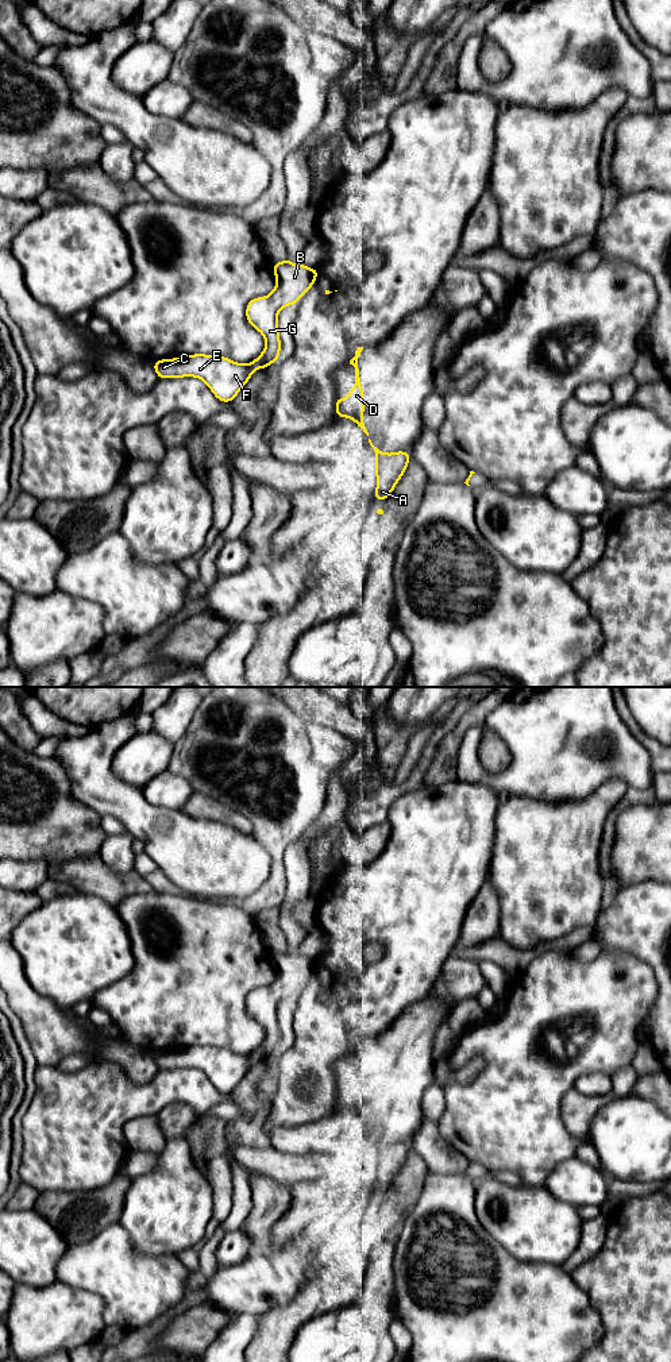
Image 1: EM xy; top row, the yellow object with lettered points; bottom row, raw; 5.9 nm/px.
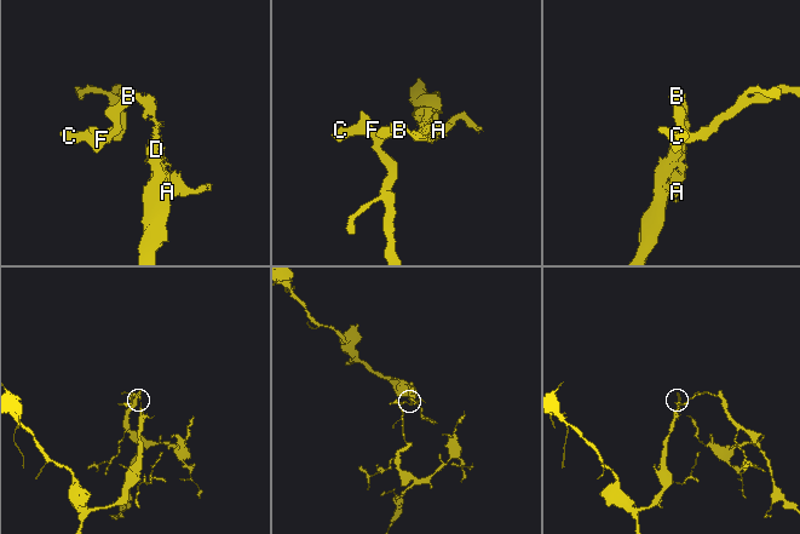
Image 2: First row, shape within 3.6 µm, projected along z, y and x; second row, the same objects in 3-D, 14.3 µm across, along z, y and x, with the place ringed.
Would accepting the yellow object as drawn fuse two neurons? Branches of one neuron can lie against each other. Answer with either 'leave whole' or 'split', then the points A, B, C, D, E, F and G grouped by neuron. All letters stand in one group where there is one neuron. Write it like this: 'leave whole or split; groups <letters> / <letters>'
split; groups A D / B C E F G

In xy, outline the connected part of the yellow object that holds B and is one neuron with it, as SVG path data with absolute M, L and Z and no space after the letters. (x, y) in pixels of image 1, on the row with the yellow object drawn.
M290 259L273 265L277 278L274 290L266 297L252 298L246 308L247 323L266 339L263 352L251 363L239 364L225 356L194 354L184 358L153 362L159 379L196 377L203 379L216 398L231 402L257 369L278 360L281 352L277 317L282 308L297 304L315 283L315 270L294 266Z

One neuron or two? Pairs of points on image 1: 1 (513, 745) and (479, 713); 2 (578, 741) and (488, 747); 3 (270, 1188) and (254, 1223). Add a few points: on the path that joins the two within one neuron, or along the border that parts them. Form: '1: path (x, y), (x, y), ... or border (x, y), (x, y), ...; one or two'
1: border (504, 701), (479, 722), (471, 725), (461, 739); two
2: path (555, 741), (524, 741), (519, 747), (511, 747); one
3: path (270, 1196), (270, 1203), (262, 1215); one

